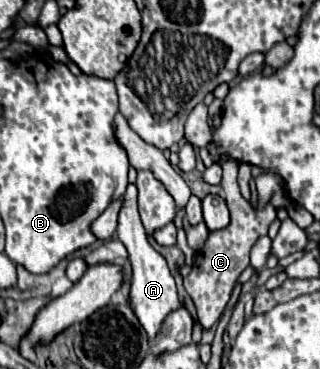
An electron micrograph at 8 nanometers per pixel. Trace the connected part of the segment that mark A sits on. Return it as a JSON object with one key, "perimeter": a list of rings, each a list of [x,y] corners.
{"perimeter":[[[128,184],[126,192],[122,196],[122,208],[118,214],[118,230],[116,230],[120,242],[126,246],[128,254],[130,254],[130,264],[132,264],[132,284],[130,284],[130,306],[136,314],[136,318],[140,320],[142,328],[146,330],[148,338],[154,338],[164,322],[164,318],[178,310],[180,306],[180,298],[176,294],[176,284],[174,284],[174,276],[166,264],[166,260],[162,258],[162,254],[158,254],[146,236],[146,230],[142,228],[140,222],[140,214],[138,214],[138,206],[136,206],[136,186]]]}

